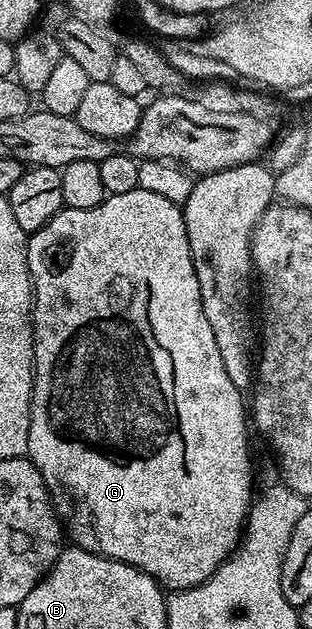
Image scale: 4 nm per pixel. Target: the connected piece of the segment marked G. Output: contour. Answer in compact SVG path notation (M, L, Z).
M140 187L133 188L125 194L116 196L108 195L97 206L89 210L80 208L64 208L45 224L41 230L30 233L27 238L27 265L33 285L33 307L31 310L31 331L35 341L35 383L31 386L31 417L29 418L29 442L27 443L27 456L37 466L41 478L51 495L51 504L55 507L55 515L70 543L76 548L84 548L98 556L104 556L117 562L125 562L129 566L139 568L149 574L157 583L167 590L192 588L205 582L218 568L230 558L232 552L239 546L239 541L245 531L247 513L251 511L253 495L251 496L251 483L255 476L251 473L251 444L247 441L247 428L249 432L249 412L245 407L244 393L225 374L225 366L221 362L221 350L217 350L217 338L213 334L213 326L209 326L209 318L205 318L205 310L201 306L201 290L197 286L197 274L193 270L193 258L189 250L189 238L185 230L183 209L161 194L151 193Z

